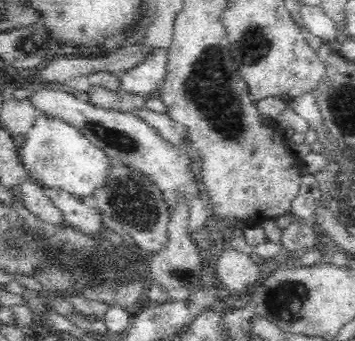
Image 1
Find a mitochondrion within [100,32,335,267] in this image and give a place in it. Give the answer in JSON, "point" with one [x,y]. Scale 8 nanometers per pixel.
{"point":[209,88]}

